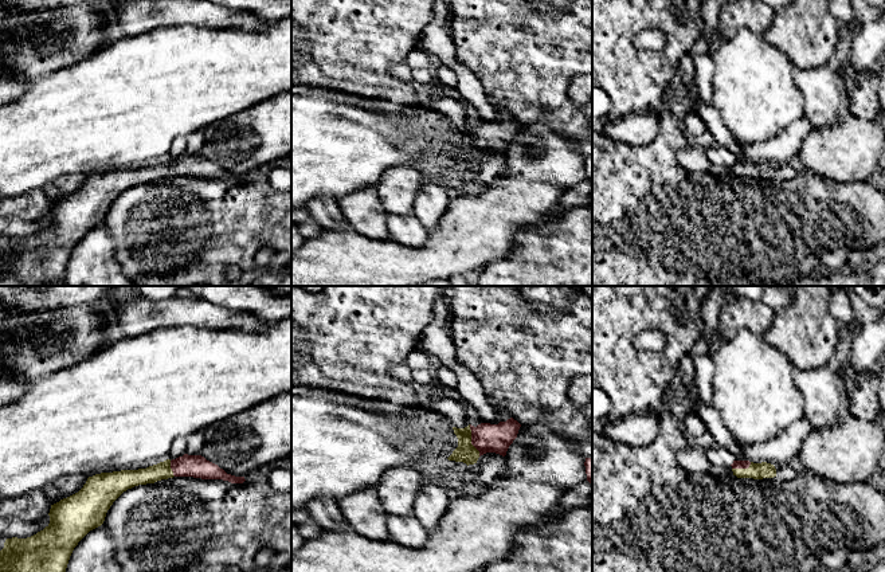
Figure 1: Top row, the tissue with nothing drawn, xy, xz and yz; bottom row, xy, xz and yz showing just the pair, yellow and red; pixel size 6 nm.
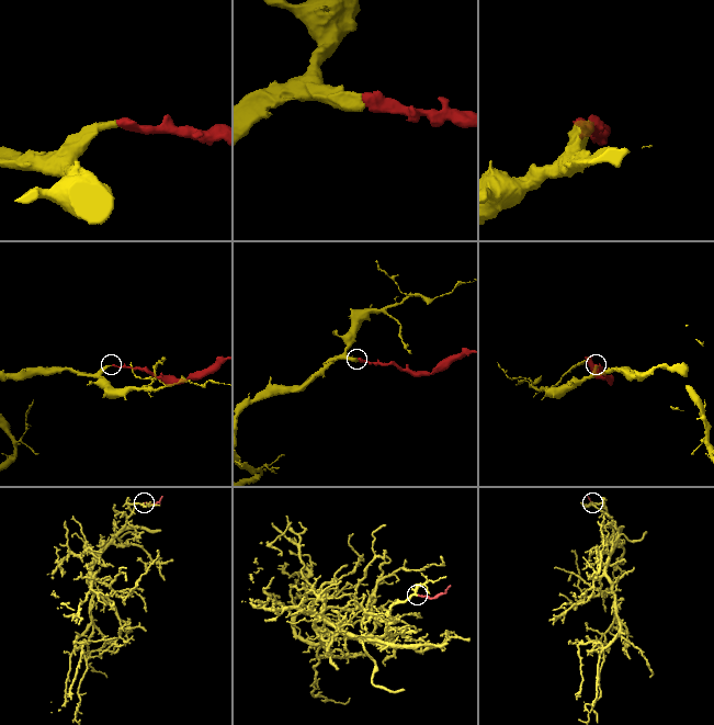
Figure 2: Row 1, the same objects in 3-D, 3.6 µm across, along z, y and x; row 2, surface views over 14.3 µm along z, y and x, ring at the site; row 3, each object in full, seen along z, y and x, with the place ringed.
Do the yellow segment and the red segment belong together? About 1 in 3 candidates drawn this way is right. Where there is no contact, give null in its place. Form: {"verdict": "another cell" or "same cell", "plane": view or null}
{"verdict": "same cell", "plane": "xz"}

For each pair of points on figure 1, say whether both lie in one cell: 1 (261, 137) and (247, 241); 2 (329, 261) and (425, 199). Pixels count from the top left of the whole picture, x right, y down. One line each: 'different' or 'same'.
1: different
2: different

